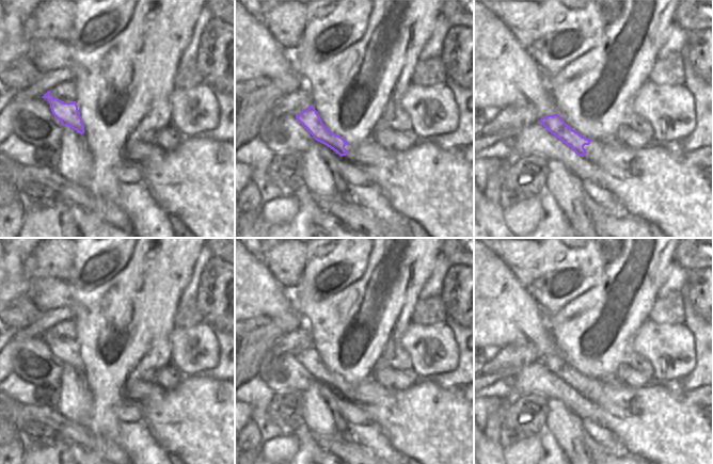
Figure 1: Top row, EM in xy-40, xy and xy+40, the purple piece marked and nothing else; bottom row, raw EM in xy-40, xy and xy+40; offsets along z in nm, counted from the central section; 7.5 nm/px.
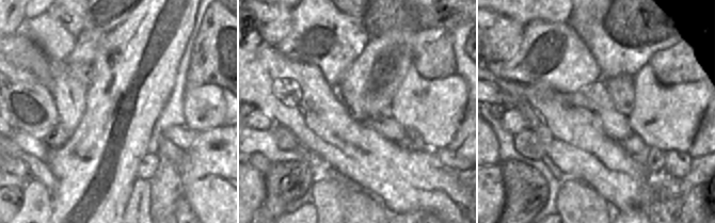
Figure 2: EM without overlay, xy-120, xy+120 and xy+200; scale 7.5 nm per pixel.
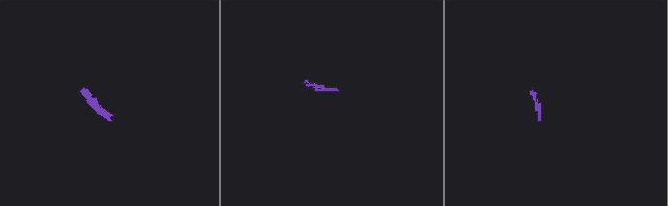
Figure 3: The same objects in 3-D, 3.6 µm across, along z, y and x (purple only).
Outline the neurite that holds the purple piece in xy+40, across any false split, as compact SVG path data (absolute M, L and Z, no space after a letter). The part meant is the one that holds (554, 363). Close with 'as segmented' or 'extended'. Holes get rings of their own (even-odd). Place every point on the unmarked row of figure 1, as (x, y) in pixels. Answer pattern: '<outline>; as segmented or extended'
M558 353L546 354L542 356L539 362L542 363L543 366L554 375L568 384L575 393L582 395L589 401L600 403L606 399L613 399L615 401L628 401L630 403L646 402L643 397L625 397L623 393L608 395L608 381L602 379L595 380L583 375L573 367L568 365Z; extended

